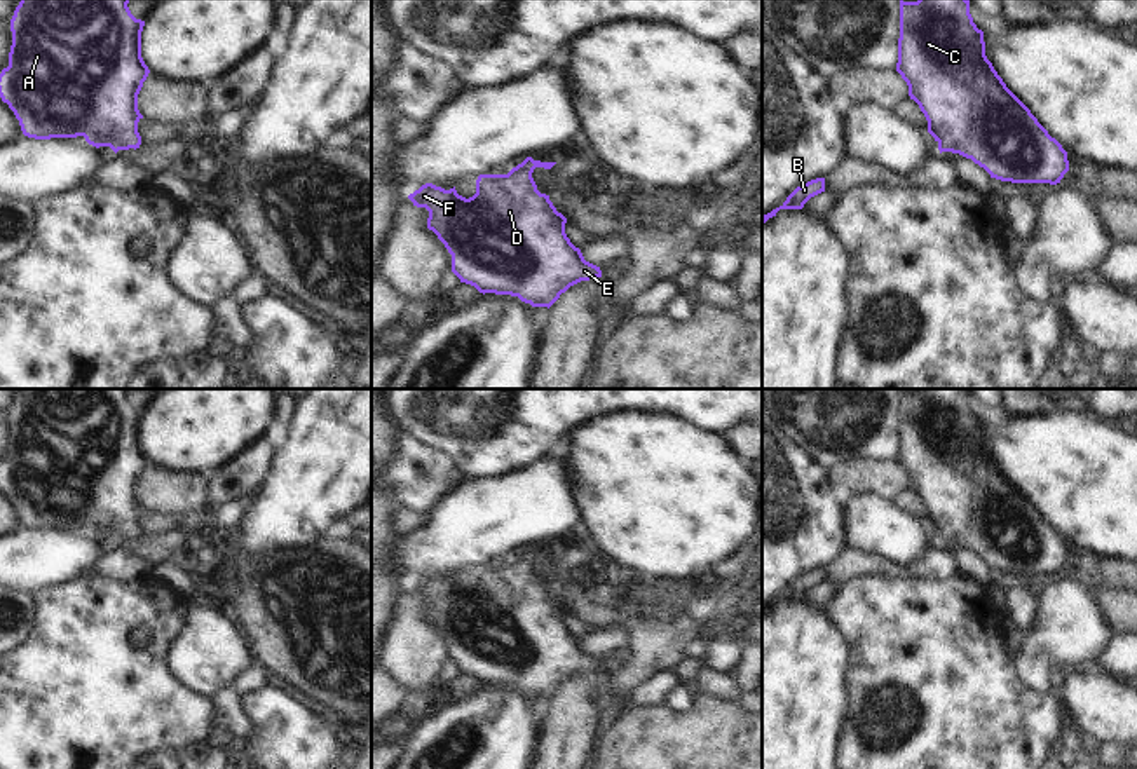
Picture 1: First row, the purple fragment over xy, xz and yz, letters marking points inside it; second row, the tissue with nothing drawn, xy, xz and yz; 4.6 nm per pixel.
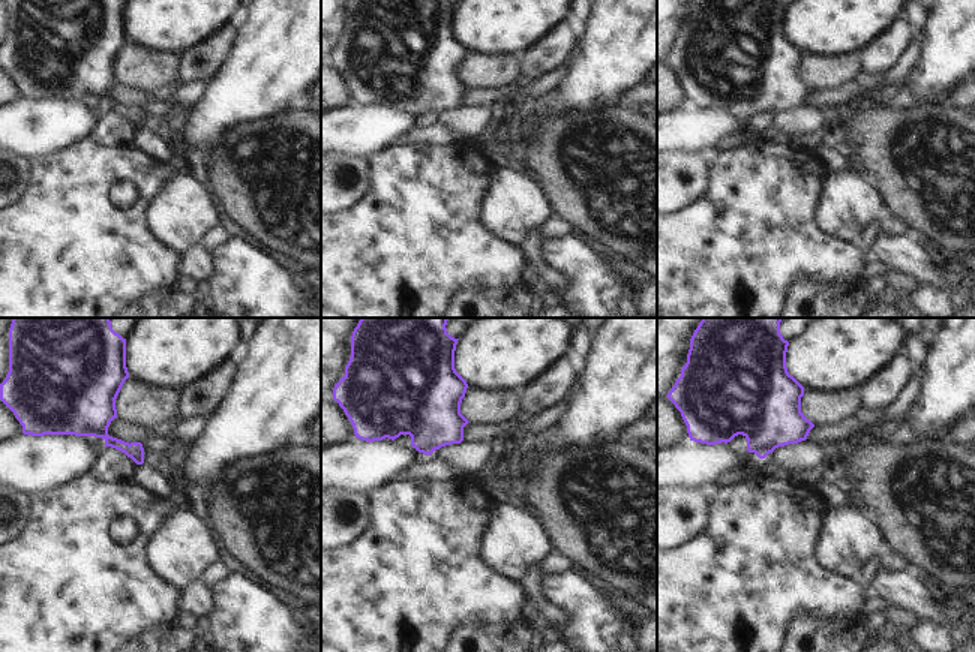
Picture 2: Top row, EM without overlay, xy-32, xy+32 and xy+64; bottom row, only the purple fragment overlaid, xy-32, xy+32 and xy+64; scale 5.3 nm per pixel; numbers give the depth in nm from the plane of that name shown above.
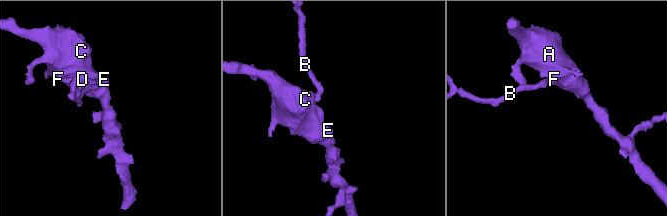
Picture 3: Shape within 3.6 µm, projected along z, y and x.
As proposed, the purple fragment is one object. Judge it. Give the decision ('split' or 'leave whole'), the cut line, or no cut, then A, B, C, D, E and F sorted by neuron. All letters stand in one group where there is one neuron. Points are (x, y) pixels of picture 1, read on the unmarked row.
leave whole; no cut; A B C D E F

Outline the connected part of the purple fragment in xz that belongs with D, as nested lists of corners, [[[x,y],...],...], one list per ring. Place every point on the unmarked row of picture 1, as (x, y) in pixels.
[[[527,548],[507,565],[480,565],[476,584],[469,589],[455,577],[445,581],[432,574],[408,586],[417,598],[429,602],[432,621],[452,645],[452,663],[480,684],[511,685],[532,698],[551,698],[570,677],[602,668],[600,657],[584,650],[565,624],[567,609],[556,602],[549,586],[541,584],[532,568],[535,558],[551,560],[556,553]]]

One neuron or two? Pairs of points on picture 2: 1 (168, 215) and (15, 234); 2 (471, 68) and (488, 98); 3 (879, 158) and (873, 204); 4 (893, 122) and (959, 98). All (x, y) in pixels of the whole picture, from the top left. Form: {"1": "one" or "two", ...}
{"1": "two", "2": "two", "3": "two", "4": "two"}

